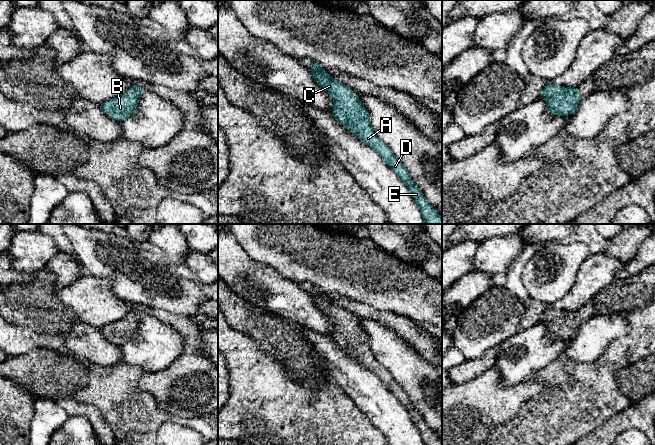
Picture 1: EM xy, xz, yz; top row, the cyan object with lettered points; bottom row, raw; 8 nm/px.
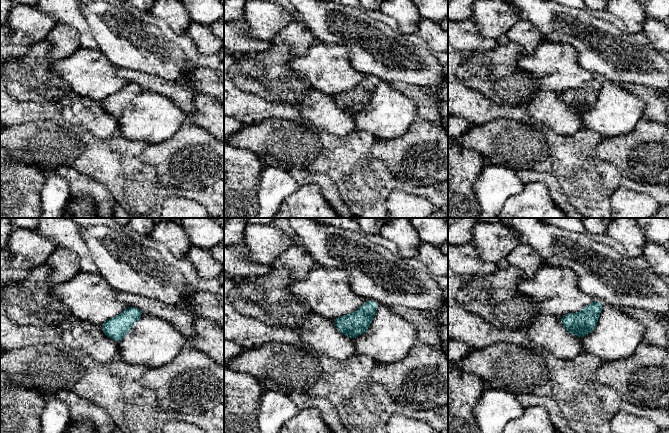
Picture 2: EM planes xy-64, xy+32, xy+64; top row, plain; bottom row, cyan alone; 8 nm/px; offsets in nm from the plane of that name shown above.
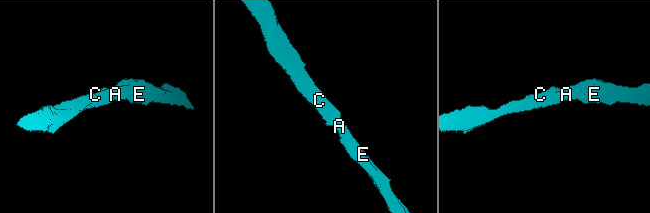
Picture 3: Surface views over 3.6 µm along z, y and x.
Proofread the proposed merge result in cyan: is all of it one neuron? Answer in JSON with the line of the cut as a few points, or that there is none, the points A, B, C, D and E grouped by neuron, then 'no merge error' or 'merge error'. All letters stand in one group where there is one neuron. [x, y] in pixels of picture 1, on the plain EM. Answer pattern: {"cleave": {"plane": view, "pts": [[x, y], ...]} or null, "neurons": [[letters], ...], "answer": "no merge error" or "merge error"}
{"cleave": null, "neurons": [["A", "B", "C", "D", "E"]], "answer": "no merge error"}

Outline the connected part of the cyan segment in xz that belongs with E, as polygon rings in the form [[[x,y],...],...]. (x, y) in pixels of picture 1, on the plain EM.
[[[312,285],[310,293],[316,307],[320,309],[333,323],[334,332],[331,339],[344,349],[344,352],[356,359],[363,367],[377,374],[385,387],[390,390],[408,411],[413,423],[418,428],[424,445],[442,445],[438,435],[429,428],[420,412],[412,405],[403,388],[394,380],[392,374],[381,365],[369,345],[369,336],[361,328],[356,316],[324,296],[330,294],[322,292]]]

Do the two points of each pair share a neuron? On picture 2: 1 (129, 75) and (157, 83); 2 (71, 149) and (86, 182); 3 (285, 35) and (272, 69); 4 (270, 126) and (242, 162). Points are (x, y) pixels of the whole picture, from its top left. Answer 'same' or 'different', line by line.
1: same
2: different
3: different
4: different

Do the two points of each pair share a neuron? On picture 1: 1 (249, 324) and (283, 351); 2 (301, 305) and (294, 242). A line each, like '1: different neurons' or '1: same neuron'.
1: same neuron
2: different neurons

